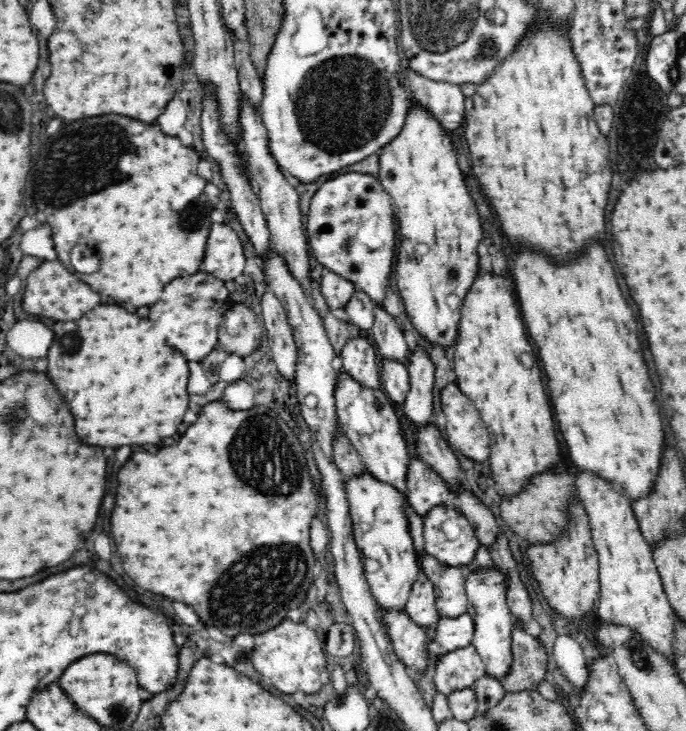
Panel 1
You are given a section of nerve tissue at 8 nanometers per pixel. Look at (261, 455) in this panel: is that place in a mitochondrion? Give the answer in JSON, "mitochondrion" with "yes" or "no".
{"mitochondrion":"yes"}

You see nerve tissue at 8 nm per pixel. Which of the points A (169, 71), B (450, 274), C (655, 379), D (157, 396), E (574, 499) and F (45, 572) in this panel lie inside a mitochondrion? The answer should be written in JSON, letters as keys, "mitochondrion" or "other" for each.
{"A":"other","B":"mitochondrion","C":"other","D":"other","E":"other","F":"other"}

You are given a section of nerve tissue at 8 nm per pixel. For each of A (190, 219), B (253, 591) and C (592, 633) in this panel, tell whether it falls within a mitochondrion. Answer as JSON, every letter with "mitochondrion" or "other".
{"A":"mitochondrion","B":"mitochondrion","C":"other"}

